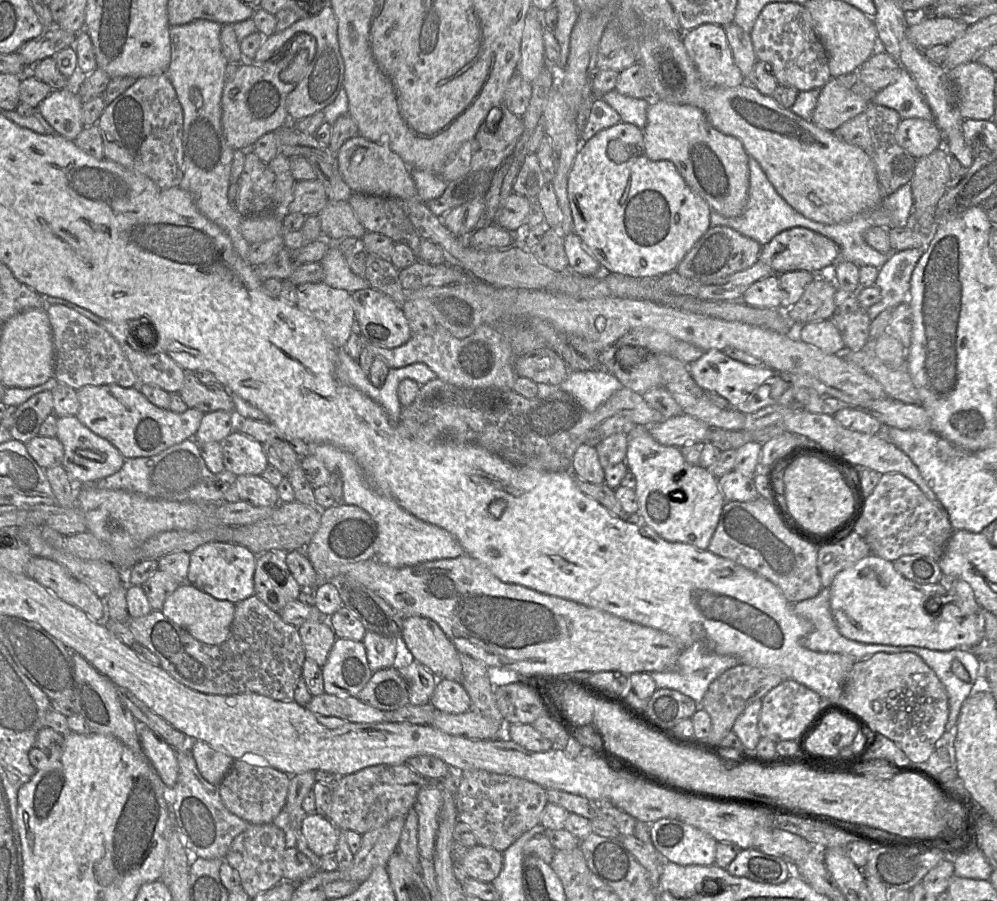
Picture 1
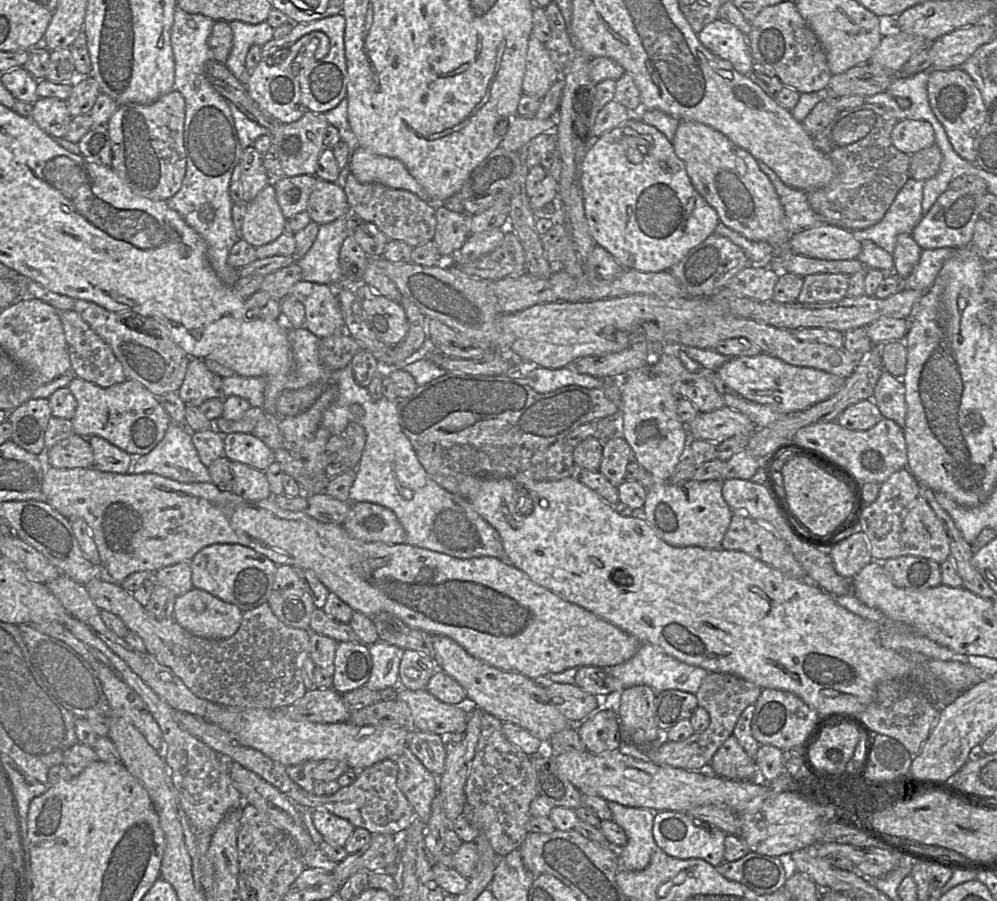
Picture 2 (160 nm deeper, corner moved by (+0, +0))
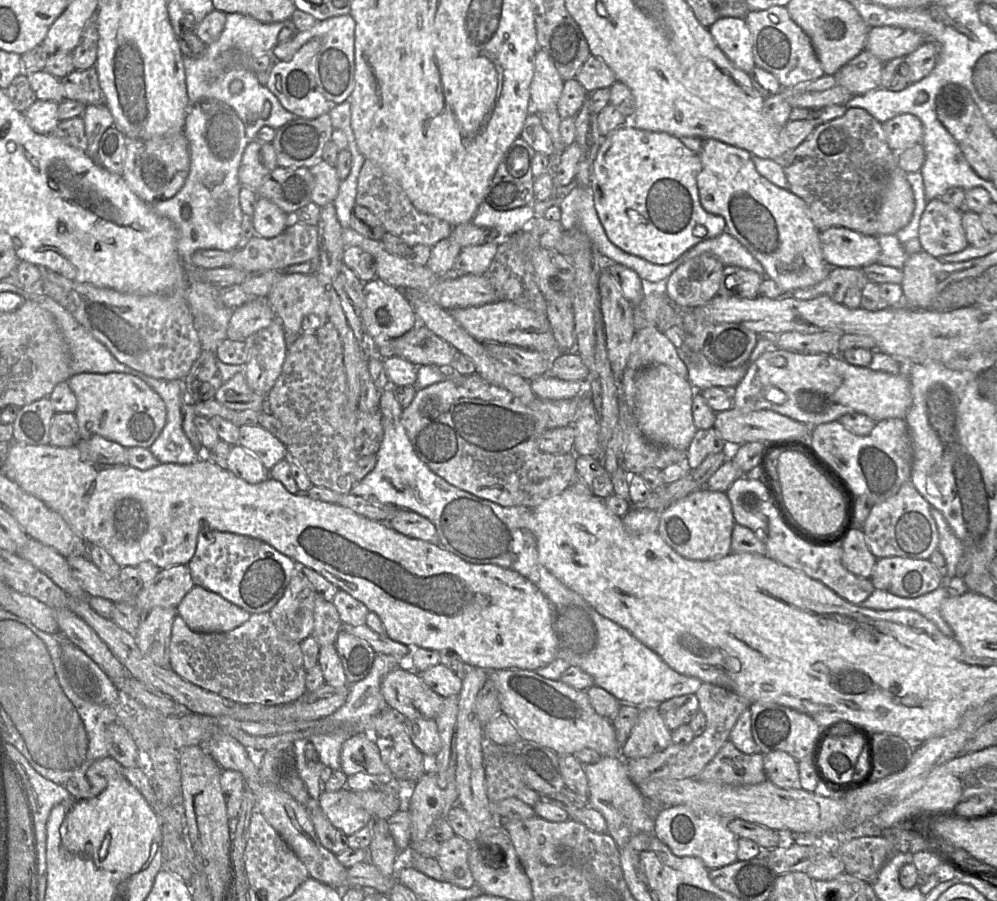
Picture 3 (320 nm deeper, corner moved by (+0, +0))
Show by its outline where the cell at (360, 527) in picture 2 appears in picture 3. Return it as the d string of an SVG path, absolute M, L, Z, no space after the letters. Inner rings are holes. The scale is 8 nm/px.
M399 509L388 520L387 524L409 538L438 544L438 535L433 523L413 511Z

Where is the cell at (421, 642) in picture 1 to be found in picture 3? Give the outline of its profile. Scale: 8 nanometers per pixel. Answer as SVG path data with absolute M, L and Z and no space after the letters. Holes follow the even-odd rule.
M519 668L491 670L488 679L493 681L498 690L502 713L513 722L523 741L538 743L558 755L573 755L581 749L591 748L601 756L618 756L619 745L612 722L596 713L586 691L579 691L560 680L544 678L536 671Z

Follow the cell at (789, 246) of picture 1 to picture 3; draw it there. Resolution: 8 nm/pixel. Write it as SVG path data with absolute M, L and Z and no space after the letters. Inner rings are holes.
M834 227L819 235L825 262L832 267L862 268L877 262L880 245L876 236Z

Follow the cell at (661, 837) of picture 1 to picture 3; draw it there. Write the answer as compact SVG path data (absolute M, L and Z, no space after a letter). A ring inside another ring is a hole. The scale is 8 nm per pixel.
M678 805L663 809L655 818L654 835L665 844L671 852L677 857L696 857L703 861L705 866L711 869L719 869L734 863L737 860L737 839L738 837L732 833L727 825L726 820L714 815L698 815L688 807Z

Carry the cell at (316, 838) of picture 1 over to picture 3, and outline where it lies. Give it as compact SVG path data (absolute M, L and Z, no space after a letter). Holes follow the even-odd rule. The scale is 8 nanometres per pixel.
M347 787L335 792L322 792L319 806L329 821L345 836L351 836L373 822L372 816L349 799Z

